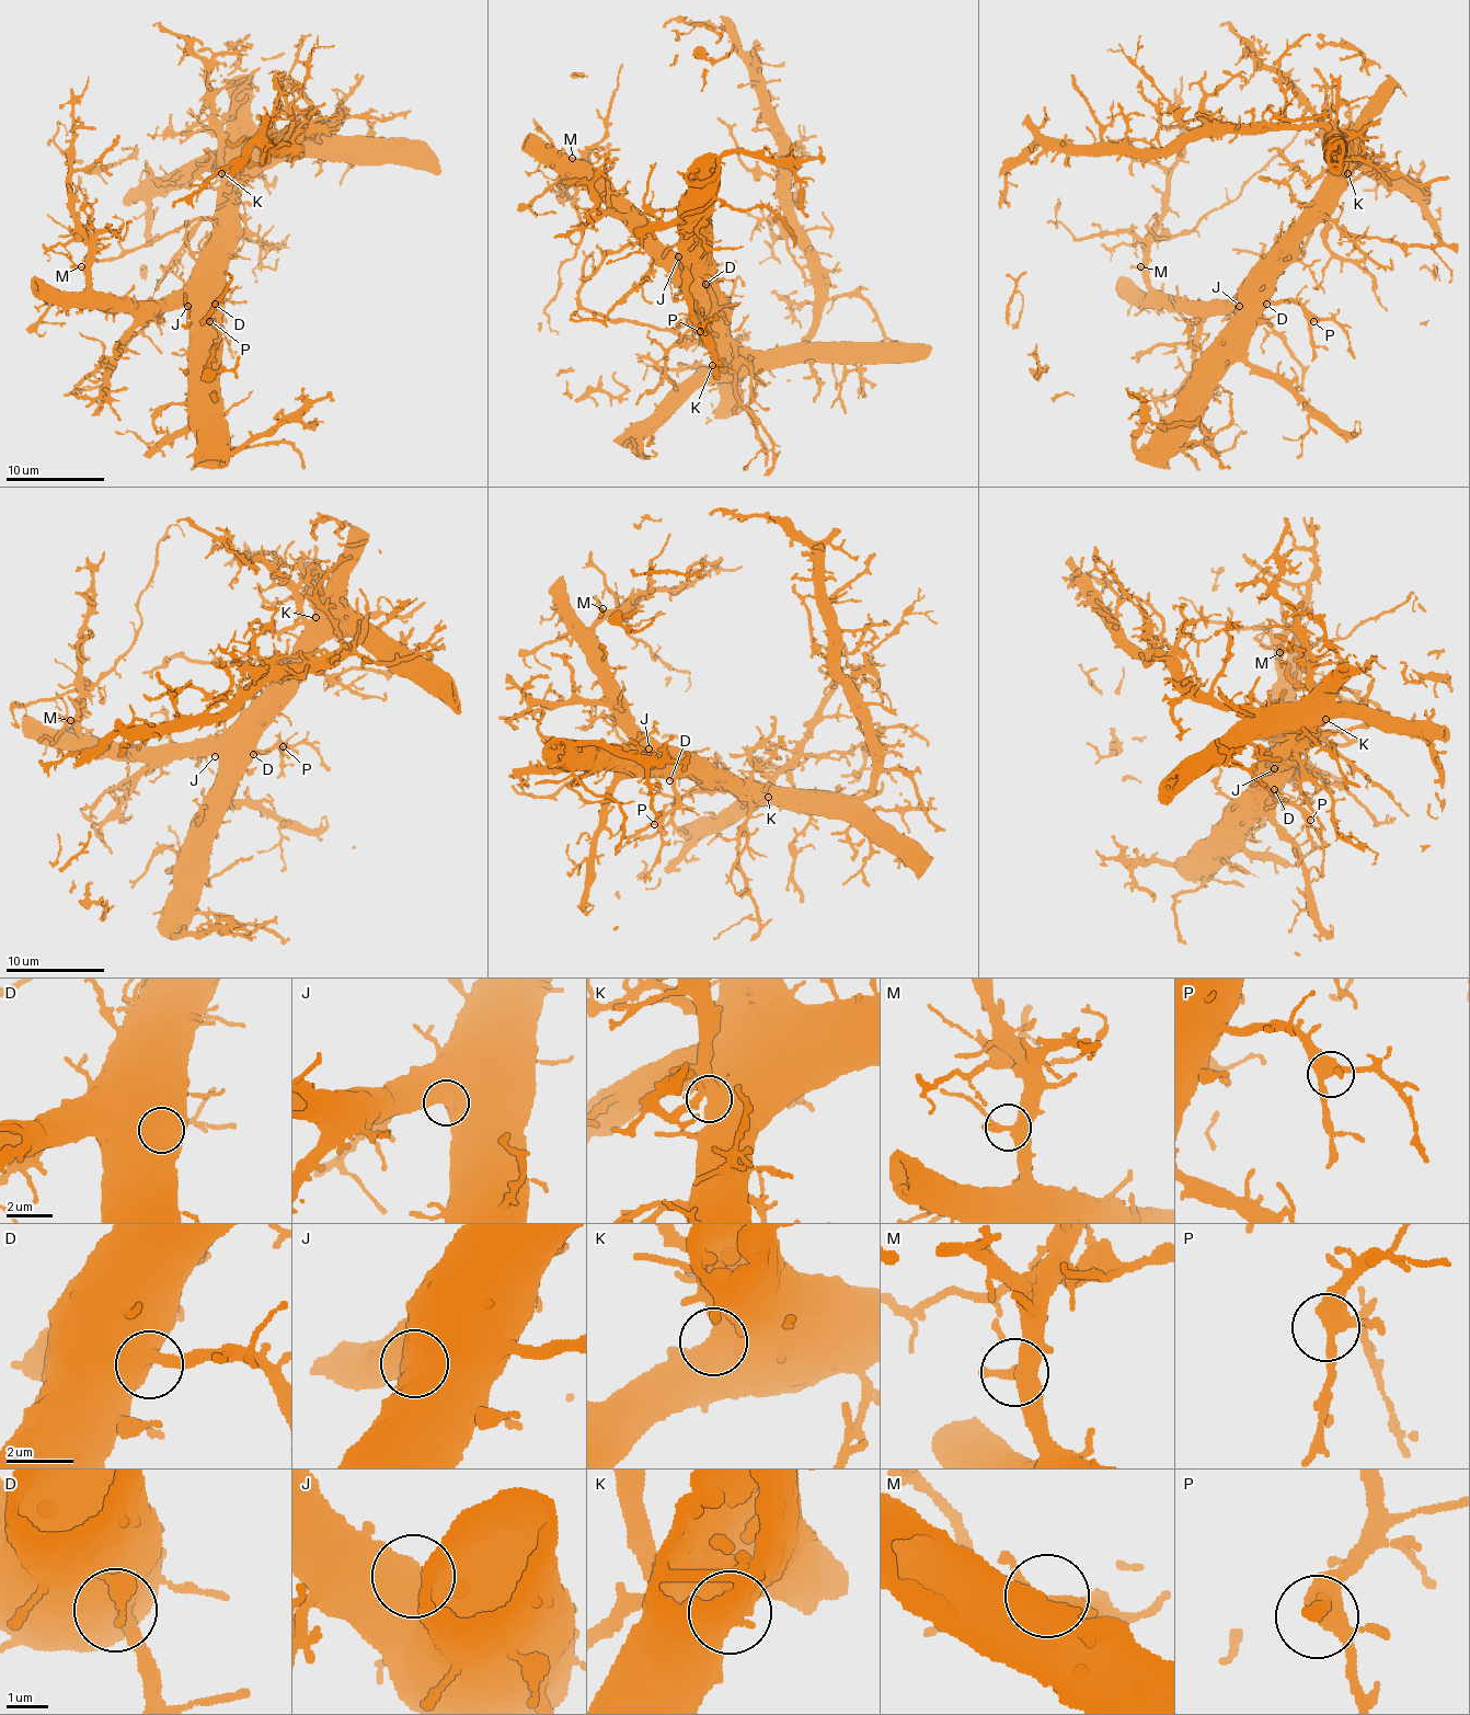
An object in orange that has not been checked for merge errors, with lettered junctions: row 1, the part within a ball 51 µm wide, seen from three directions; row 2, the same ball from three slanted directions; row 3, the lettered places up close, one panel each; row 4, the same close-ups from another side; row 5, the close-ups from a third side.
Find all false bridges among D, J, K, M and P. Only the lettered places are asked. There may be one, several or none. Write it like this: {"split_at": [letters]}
{"split_at": []}

